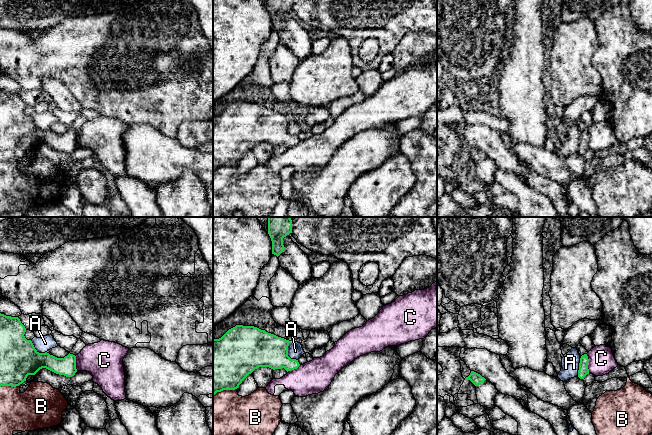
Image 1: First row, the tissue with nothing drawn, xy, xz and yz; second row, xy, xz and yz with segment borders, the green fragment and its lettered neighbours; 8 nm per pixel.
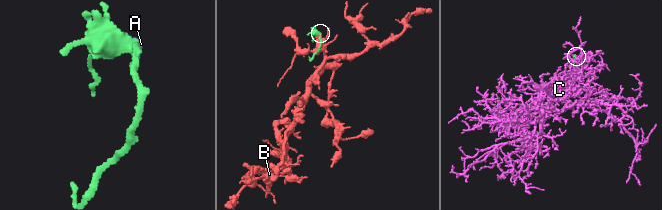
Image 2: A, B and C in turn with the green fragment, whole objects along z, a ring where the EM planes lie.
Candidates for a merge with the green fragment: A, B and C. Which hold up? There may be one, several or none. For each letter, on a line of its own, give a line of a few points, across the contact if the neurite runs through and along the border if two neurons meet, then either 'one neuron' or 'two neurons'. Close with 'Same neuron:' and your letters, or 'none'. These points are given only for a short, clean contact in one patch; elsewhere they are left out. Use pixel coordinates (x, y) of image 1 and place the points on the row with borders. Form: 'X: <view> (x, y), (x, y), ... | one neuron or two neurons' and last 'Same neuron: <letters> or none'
A: two neurons
B: two neurons
C: two neurons
Same neuron: none

